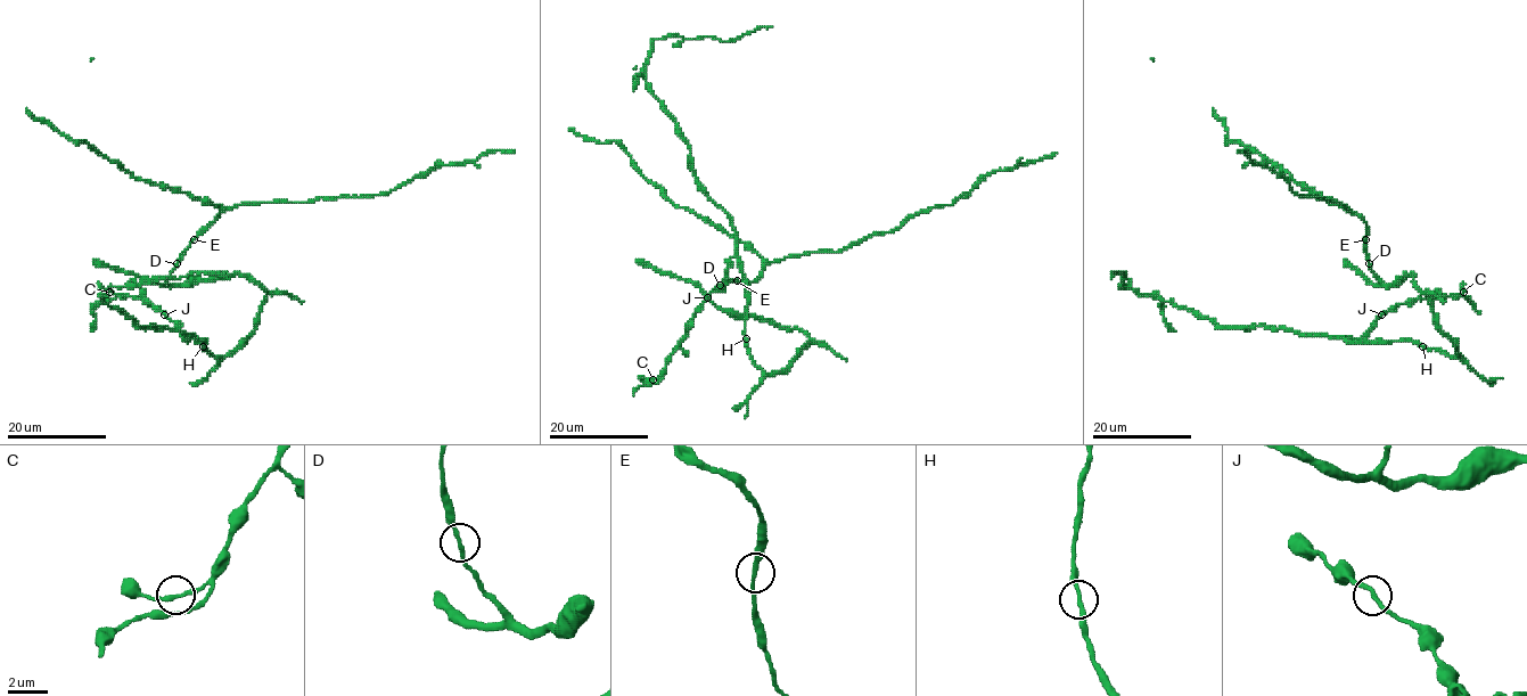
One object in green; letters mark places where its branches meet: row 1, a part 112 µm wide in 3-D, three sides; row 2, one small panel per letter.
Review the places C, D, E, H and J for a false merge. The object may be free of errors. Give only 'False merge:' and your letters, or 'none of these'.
False merge: none of these

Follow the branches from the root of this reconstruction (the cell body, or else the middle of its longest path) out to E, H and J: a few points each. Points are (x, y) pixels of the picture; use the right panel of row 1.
E: (1428, 300), (1410, 275), (1387, 286), (1371, 269), (1365, 240)
H: (1428, 300), (1435, 324), (1456, 345), (1459, 357), (1422, 346)
J: (1428, 300), (1435, 324), (1456, 345), (1459, 357), (1410, 341), (1347, 343), (1340, 336), (1360, 340), (1381, 314)

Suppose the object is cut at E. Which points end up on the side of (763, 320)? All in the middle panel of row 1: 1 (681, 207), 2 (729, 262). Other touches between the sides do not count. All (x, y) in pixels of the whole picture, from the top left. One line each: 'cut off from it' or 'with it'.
1: cut off from it
2: with it

